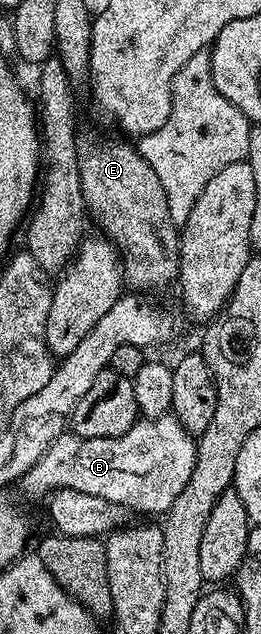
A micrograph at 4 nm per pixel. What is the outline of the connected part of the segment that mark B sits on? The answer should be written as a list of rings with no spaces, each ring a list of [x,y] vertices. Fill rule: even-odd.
[[[172,414],[148,420],[139,419],[126,433],[116,438],[80,438],[73,434],[63,434],[48,446],[48,450],[22,477],[20,484],[34,496],[45,497],[59,488],[80,490],[80,494],[96,494],[96,498],[108,498],[108,502],[123,504],[133,513],[158,512],[165,514],[176,502],[180,490],[188,486],[188,478],[192,478],[192,466],[196,466],[195,437]]]

